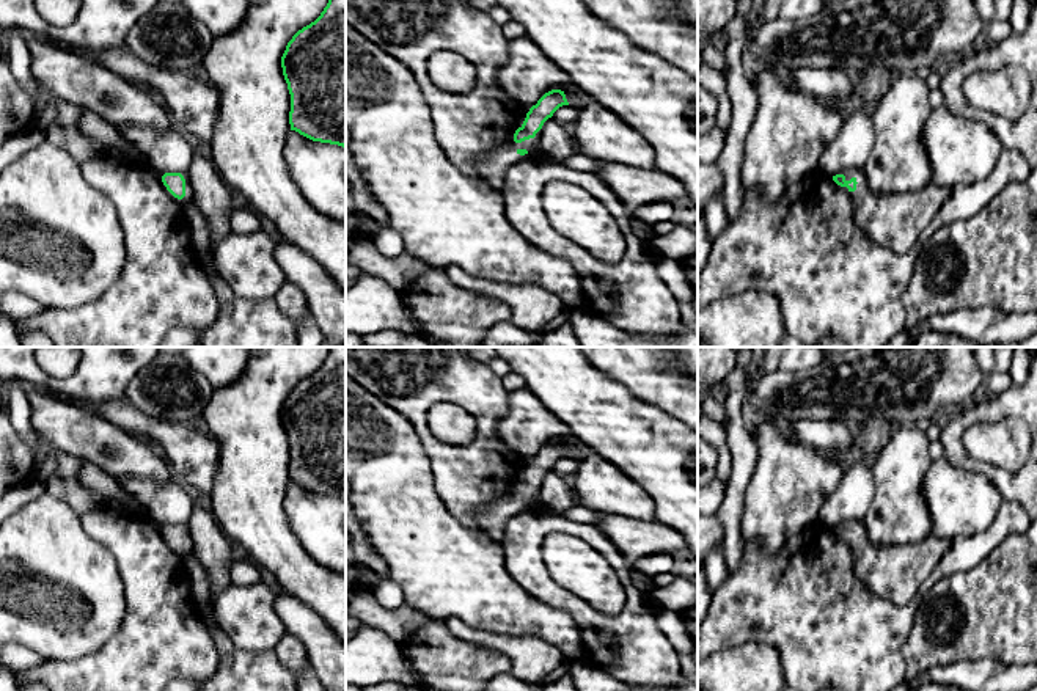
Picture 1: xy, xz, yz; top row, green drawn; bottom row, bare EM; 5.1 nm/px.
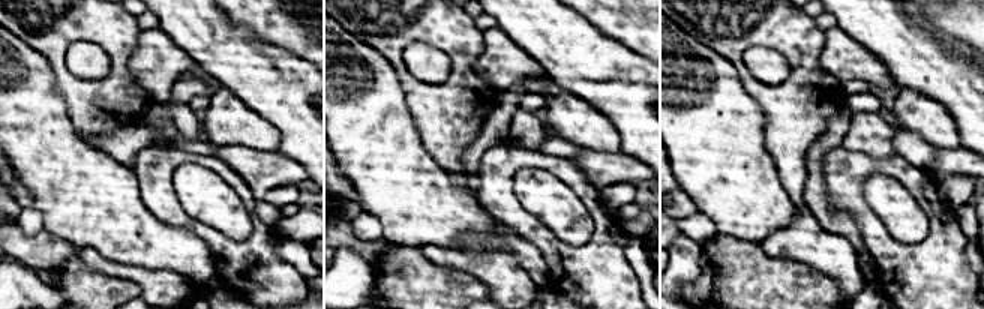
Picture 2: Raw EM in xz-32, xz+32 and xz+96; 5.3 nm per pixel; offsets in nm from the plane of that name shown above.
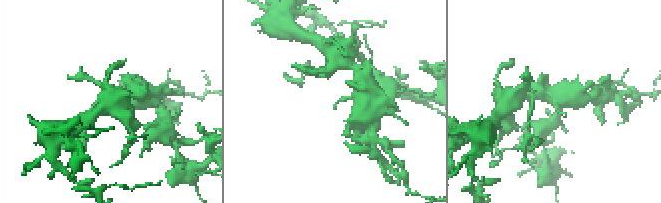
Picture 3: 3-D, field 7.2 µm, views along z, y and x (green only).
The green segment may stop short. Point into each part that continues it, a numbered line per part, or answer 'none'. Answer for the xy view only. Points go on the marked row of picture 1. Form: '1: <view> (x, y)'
1: xy (189, 192)

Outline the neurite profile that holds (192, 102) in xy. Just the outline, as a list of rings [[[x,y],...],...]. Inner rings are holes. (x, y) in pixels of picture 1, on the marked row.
[[[127,47],[85,50],[86,55],[135,83],[145,83],[160,94],[173,124],[211,143],[215,129],[220,96],[211,82],[182,71],[148,66]]]

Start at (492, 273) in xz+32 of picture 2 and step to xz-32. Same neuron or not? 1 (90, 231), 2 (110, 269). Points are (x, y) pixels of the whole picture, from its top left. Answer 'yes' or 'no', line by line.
1: no
2: yes

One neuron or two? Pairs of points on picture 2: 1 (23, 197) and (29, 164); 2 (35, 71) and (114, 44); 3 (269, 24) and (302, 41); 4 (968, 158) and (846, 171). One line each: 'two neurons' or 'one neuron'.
1: two neurons
2: two neurons
3: one neuron
4: two neurons

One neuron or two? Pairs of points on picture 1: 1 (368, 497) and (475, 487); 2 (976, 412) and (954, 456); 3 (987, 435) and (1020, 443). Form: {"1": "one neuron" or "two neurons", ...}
{"1": "two neurons", "2": "one neuron", "3": "one neuron"}

